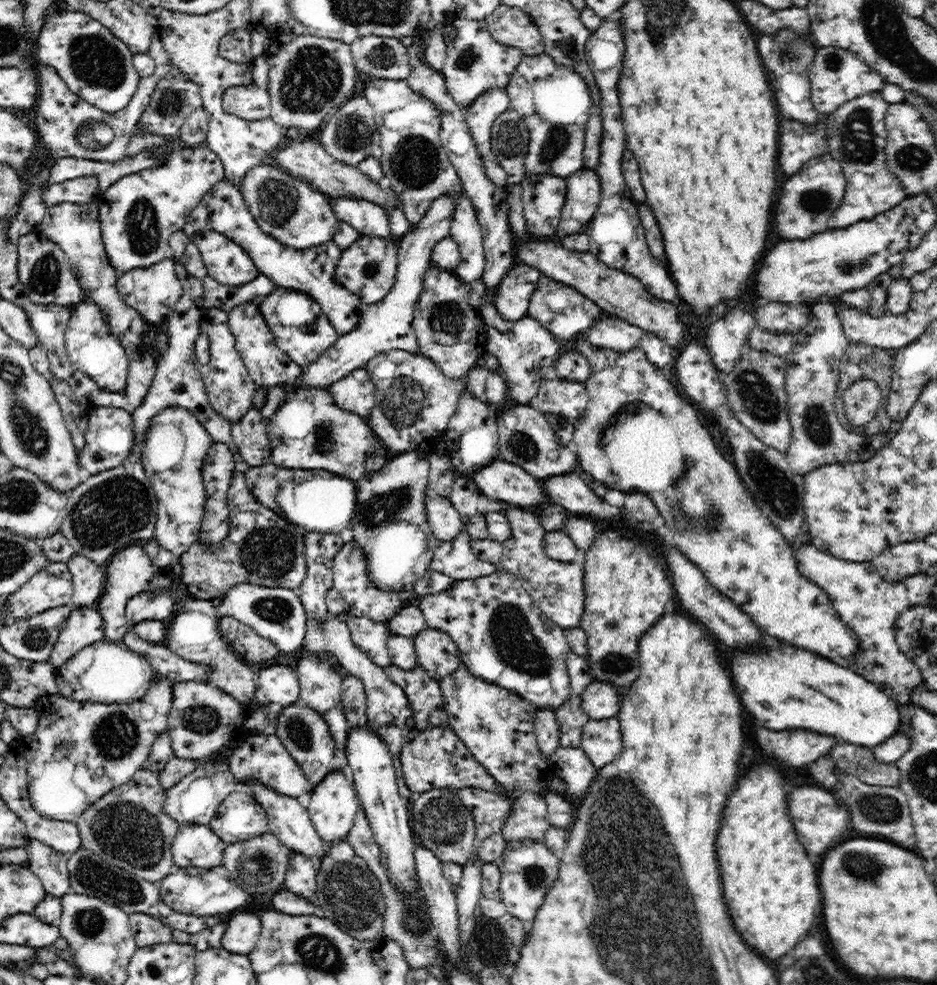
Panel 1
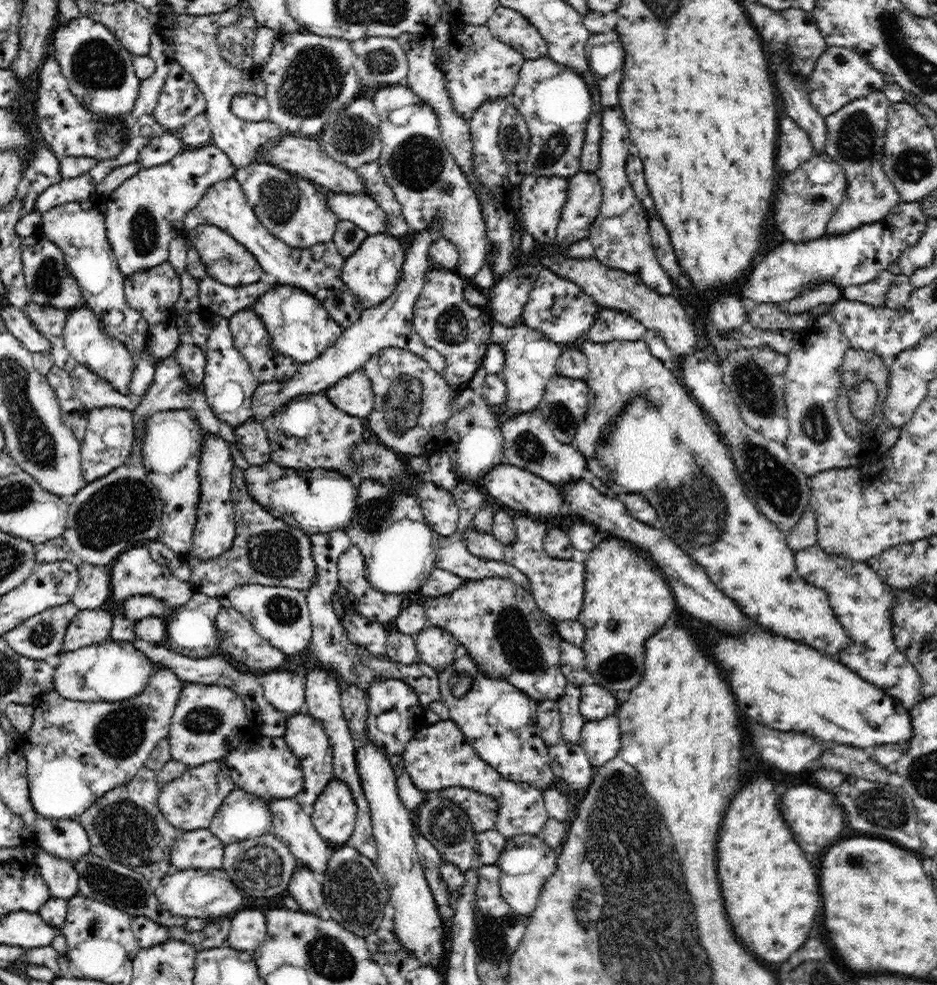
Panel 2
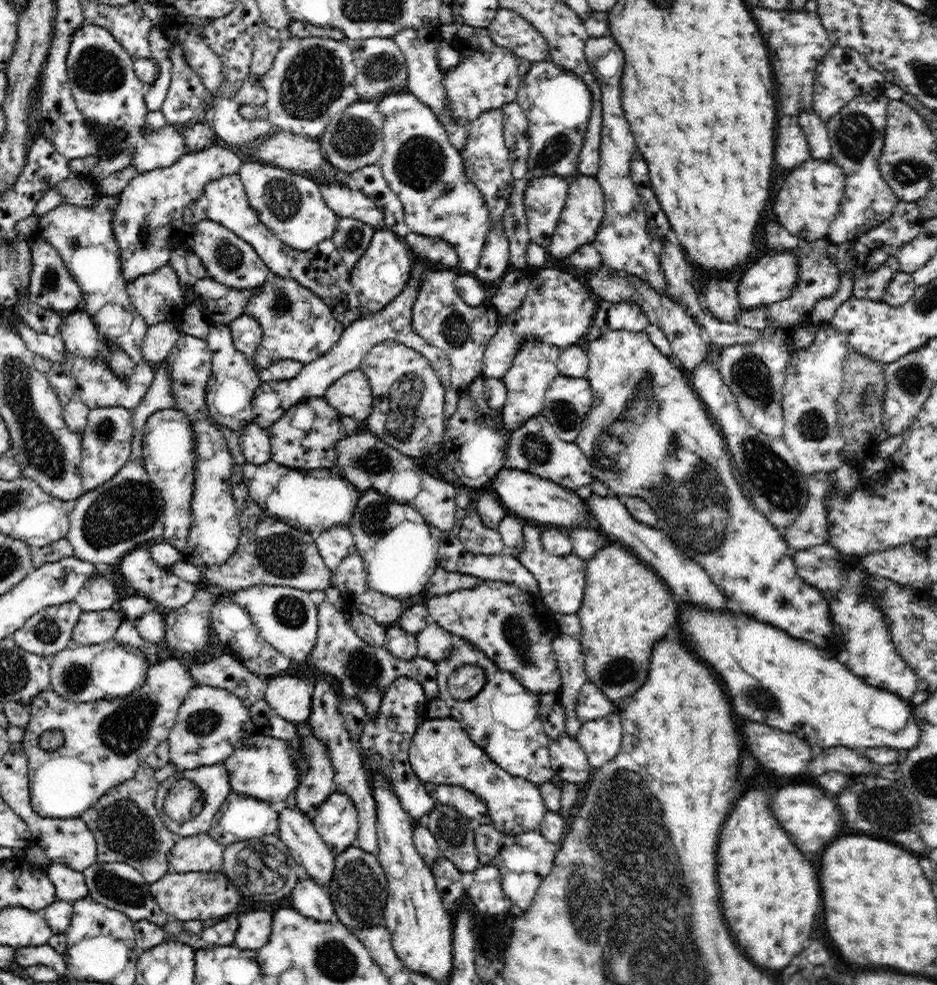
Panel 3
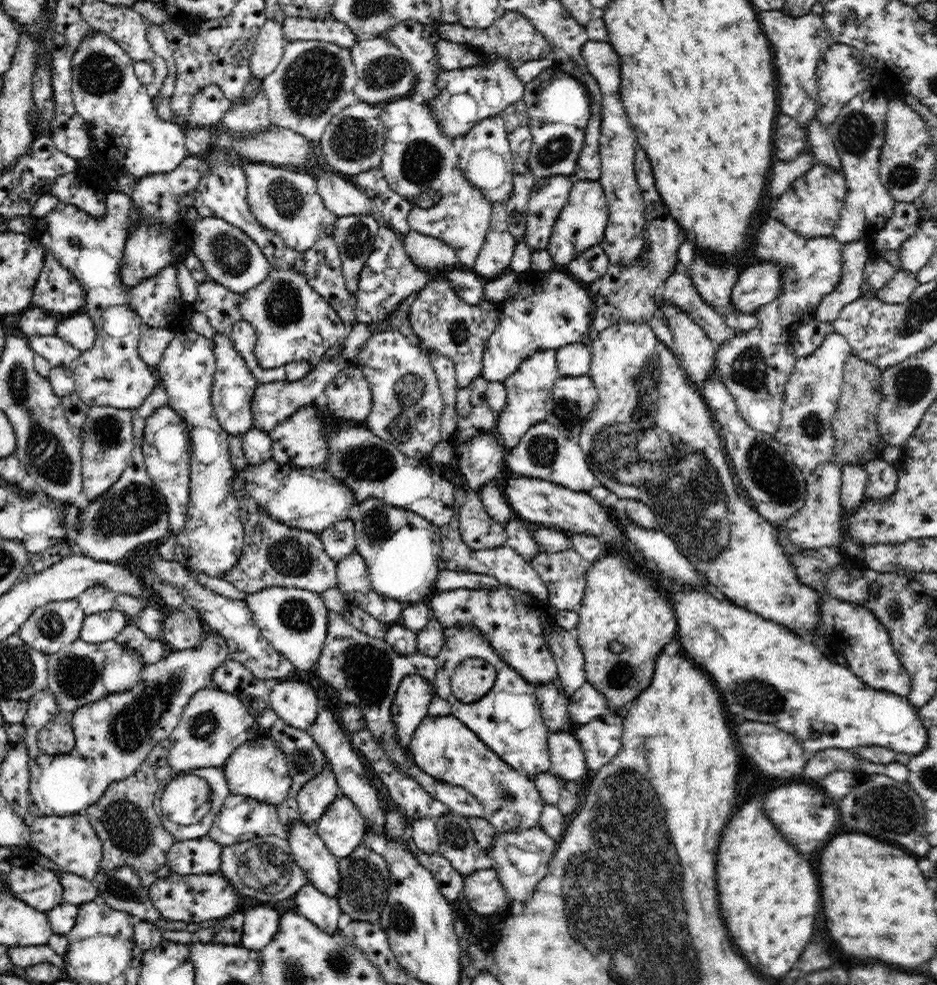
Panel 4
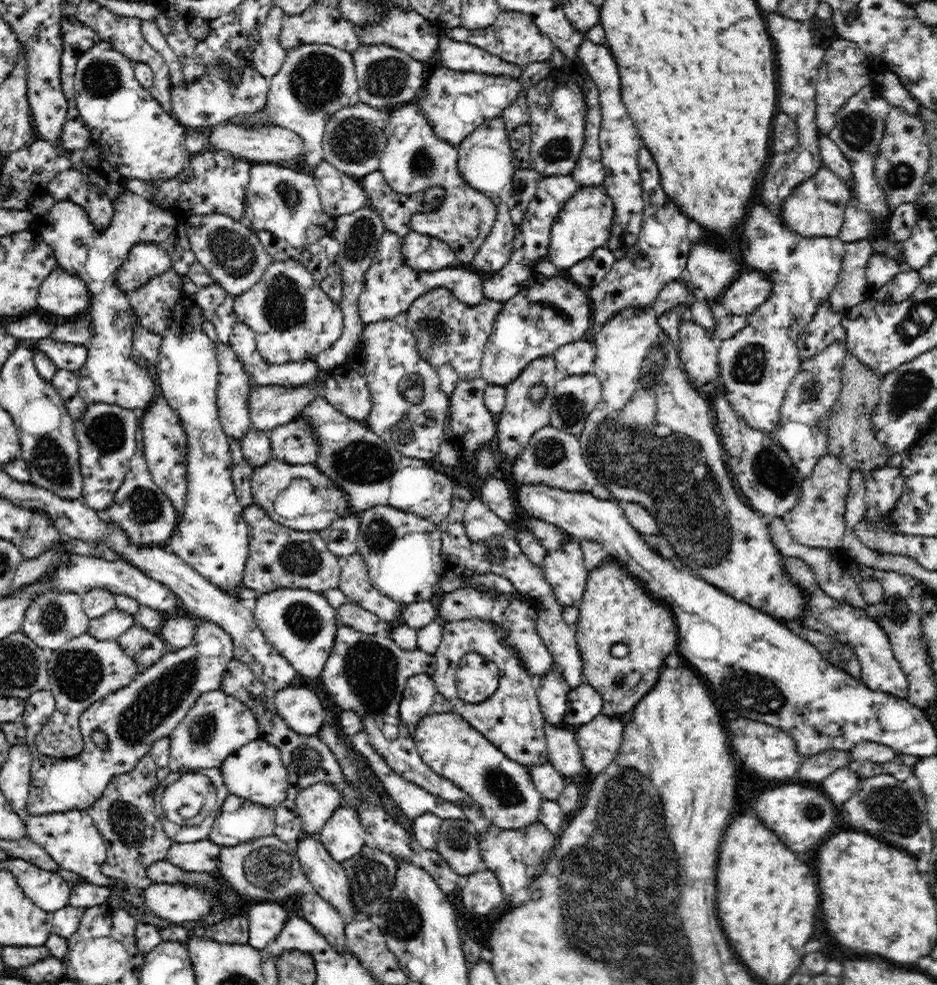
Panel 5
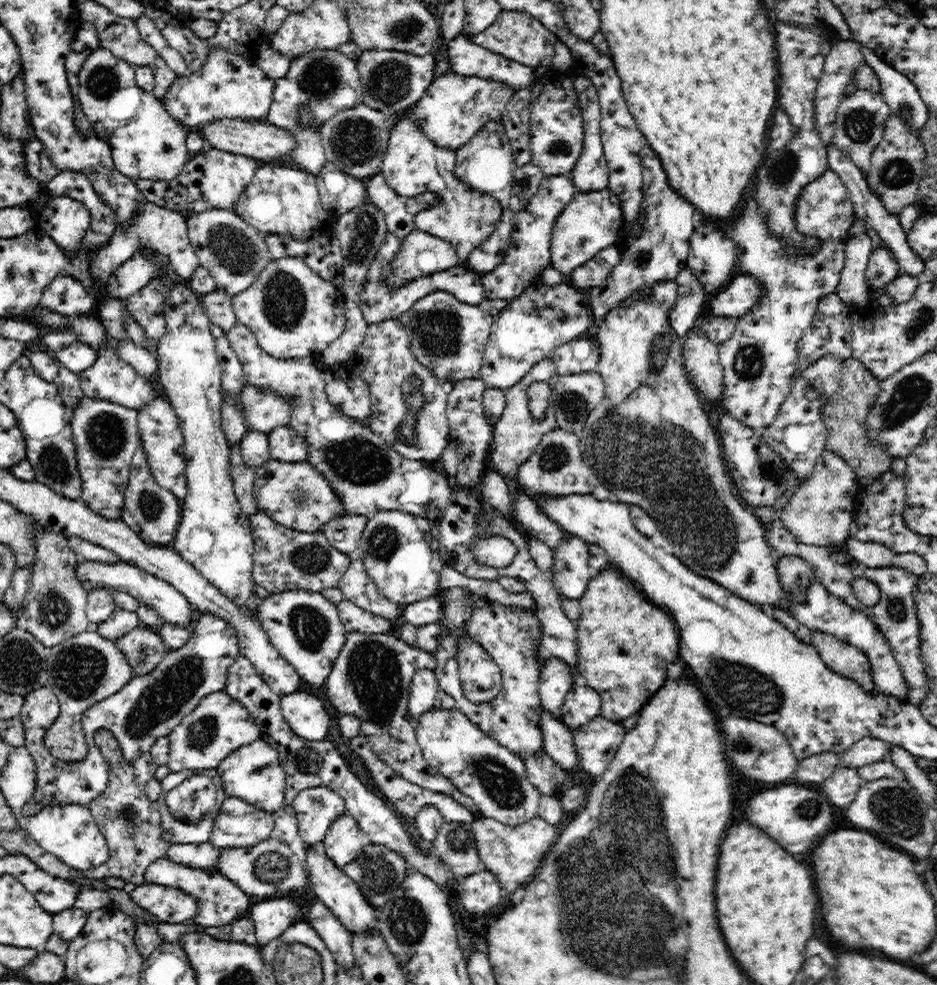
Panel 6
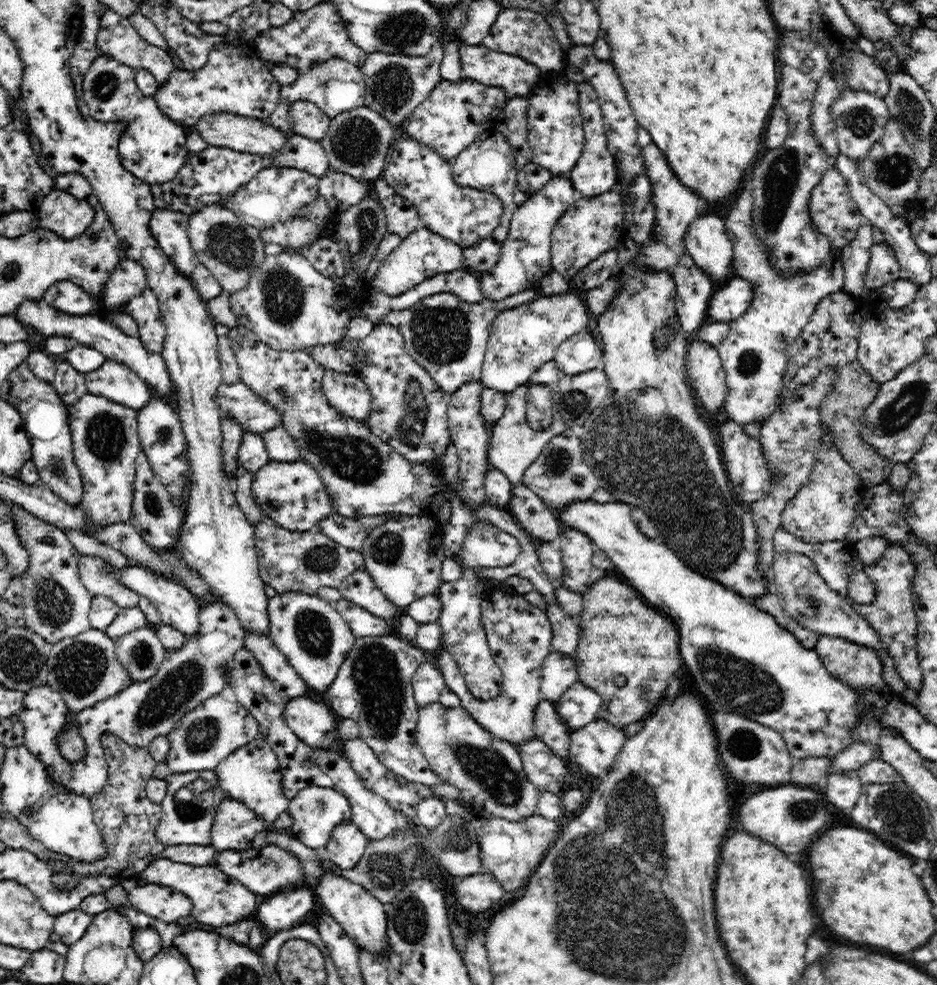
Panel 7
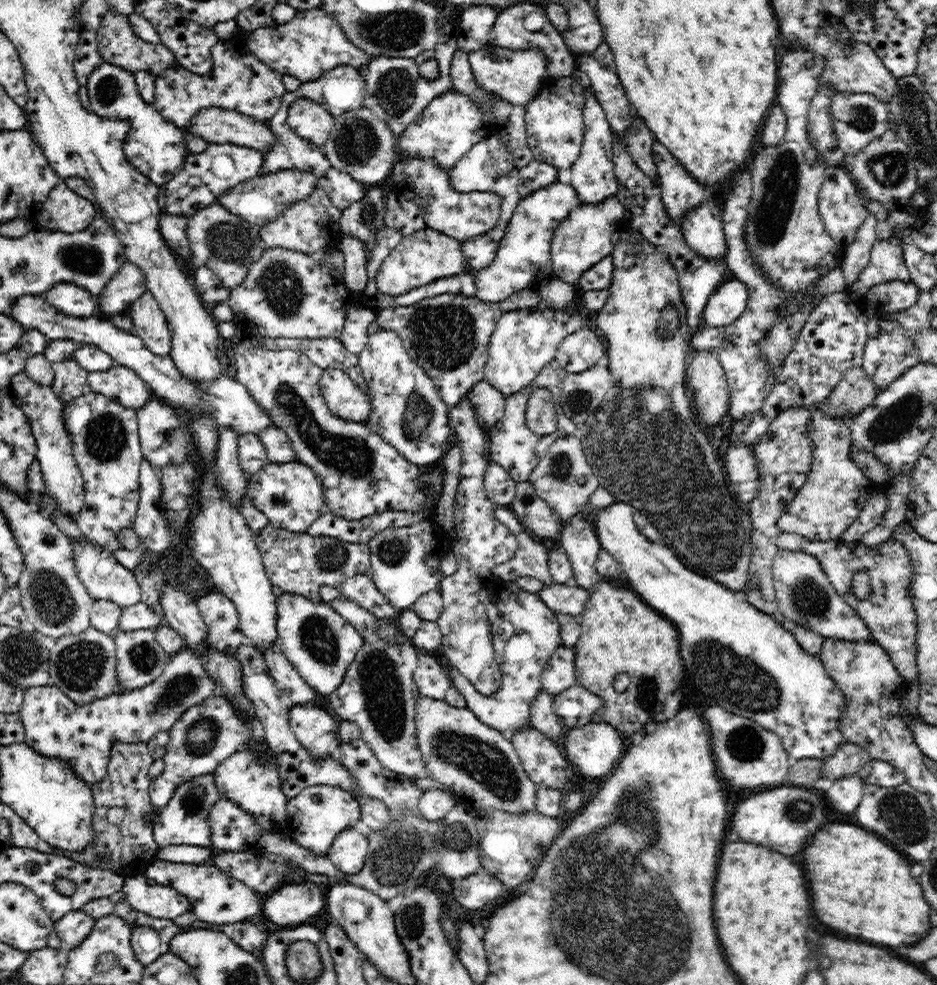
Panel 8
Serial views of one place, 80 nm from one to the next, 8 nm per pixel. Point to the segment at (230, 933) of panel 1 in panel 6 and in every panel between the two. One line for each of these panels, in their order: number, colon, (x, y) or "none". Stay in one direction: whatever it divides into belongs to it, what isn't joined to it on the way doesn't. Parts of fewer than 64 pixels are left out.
2: (248, 930)
3: (254, 930)
4: (260, 925)
5: (266, 921)
6: (270, 919)

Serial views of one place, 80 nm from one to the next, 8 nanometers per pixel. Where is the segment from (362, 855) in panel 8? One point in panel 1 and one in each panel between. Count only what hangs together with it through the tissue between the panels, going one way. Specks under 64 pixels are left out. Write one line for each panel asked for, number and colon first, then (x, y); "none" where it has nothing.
1: (333, 804)
2: (334, 813)
3: (336, 820)
4: (341, 827)
5: (343, 836)
6: (344, 841)
7: (347, 844)

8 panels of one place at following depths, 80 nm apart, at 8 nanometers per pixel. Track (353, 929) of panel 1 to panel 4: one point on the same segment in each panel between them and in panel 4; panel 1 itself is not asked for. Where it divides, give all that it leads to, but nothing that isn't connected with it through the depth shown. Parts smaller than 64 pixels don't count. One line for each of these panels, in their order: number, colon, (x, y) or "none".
2: (355, 893)
3: (358, 889)
4: (364, 880)

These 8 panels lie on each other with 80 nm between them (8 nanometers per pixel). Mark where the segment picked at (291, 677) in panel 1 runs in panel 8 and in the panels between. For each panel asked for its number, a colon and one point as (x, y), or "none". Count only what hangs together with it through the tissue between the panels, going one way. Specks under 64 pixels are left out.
2: (283, 690)
3: (290, 698)
4: (295, 703)
5: (300, 709)
6: (305, 714)
7: (311, 722)
8: (314, 728)

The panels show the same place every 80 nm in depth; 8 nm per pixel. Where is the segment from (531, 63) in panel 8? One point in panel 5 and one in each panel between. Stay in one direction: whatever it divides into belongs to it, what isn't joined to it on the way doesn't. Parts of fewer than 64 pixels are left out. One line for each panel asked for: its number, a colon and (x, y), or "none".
5: (461, 57)
6: (466, 58)
7: (514, 75)

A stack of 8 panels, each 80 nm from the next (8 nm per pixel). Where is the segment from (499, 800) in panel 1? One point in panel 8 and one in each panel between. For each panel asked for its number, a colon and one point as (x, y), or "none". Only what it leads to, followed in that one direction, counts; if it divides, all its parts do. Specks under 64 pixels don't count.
2: (481, 809)
3: (468, 804)
4: (364, 671)
5: (365, 673)
6: (369, 680)
7: (374, 686)
8: (377, 693)

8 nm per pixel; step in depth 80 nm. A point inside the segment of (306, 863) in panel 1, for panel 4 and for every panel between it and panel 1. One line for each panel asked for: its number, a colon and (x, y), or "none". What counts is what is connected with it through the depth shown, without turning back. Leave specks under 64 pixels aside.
2: (303, 886)
3: (309, 899)
4: (322, 910)

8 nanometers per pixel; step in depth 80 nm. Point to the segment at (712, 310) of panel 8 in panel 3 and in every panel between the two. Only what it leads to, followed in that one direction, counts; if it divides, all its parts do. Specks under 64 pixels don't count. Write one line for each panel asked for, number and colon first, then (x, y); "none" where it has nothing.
3: (773, 278)
4: (761, 283)
5: (750, 289)
6: (737, 298)
7: (731, 299)

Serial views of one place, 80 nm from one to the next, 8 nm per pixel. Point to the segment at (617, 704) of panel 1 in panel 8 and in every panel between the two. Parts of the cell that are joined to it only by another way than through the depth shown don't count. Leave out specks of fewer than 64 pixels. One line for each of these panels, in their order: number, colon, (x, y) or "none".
2: (596, 703)
3: (592, 704)
4: (586, 704)
5: (585, 703)
6: (582, 703)
7: (579, 705)
8: (575, 705)

